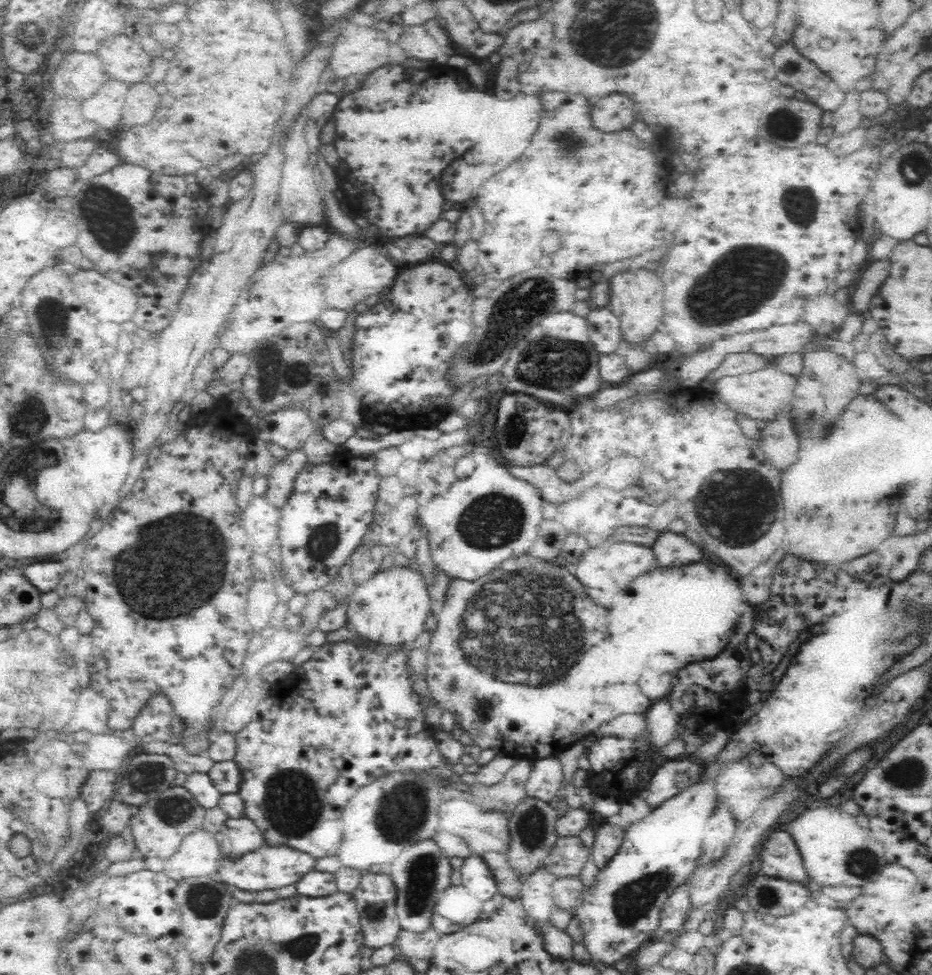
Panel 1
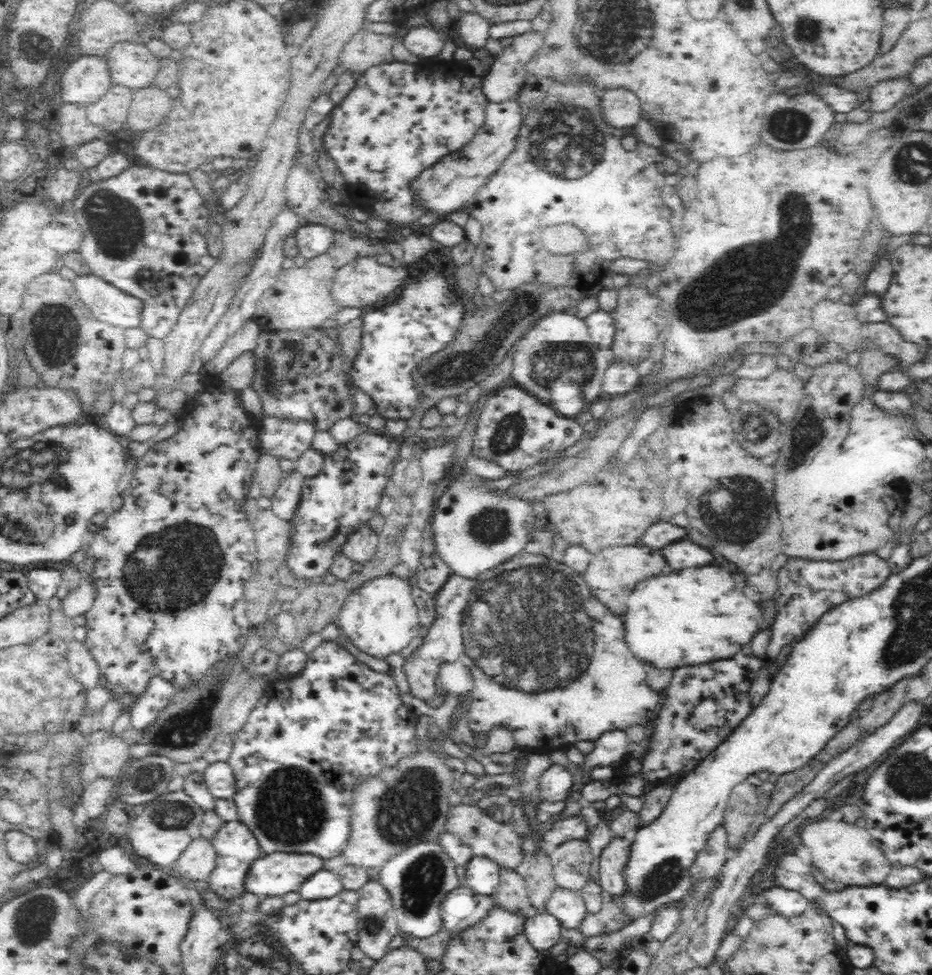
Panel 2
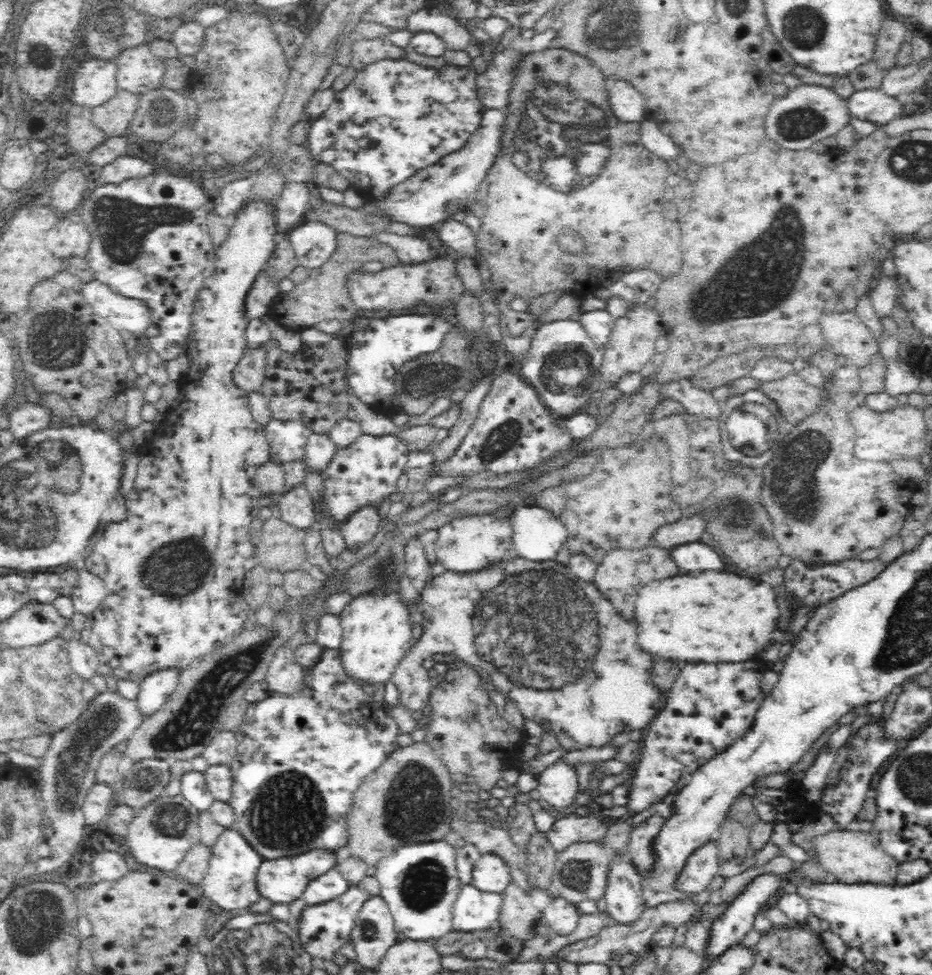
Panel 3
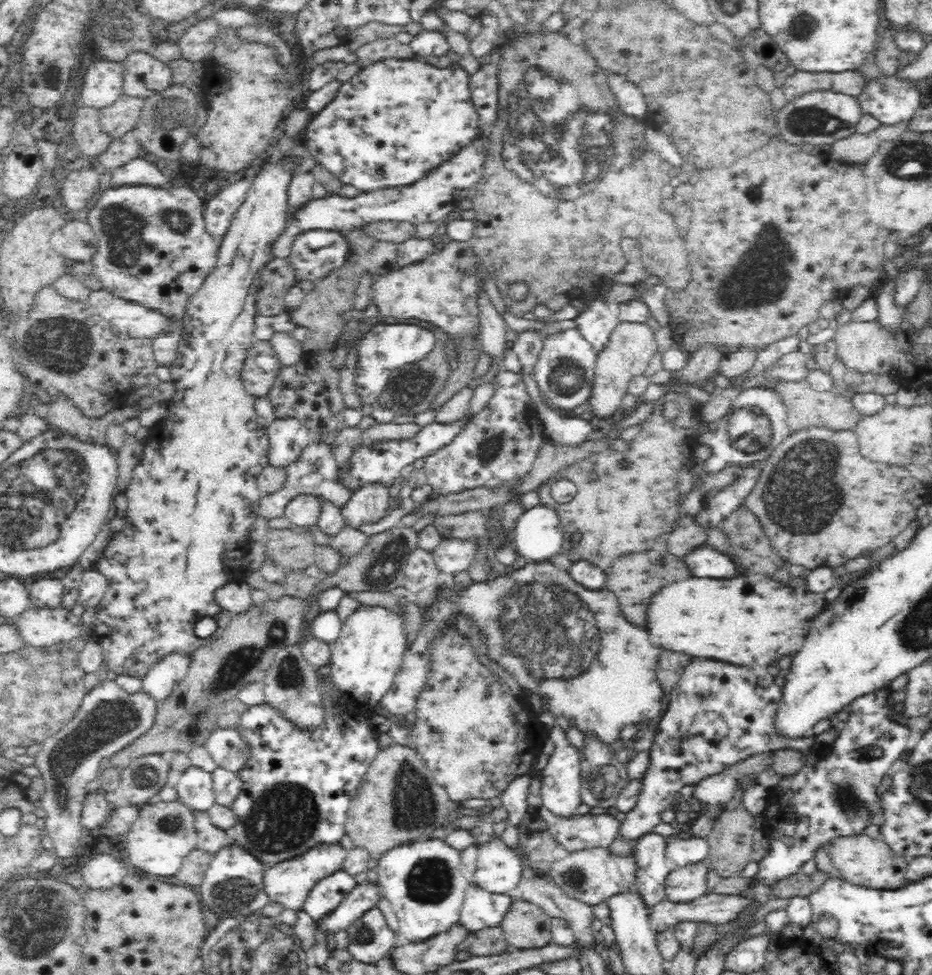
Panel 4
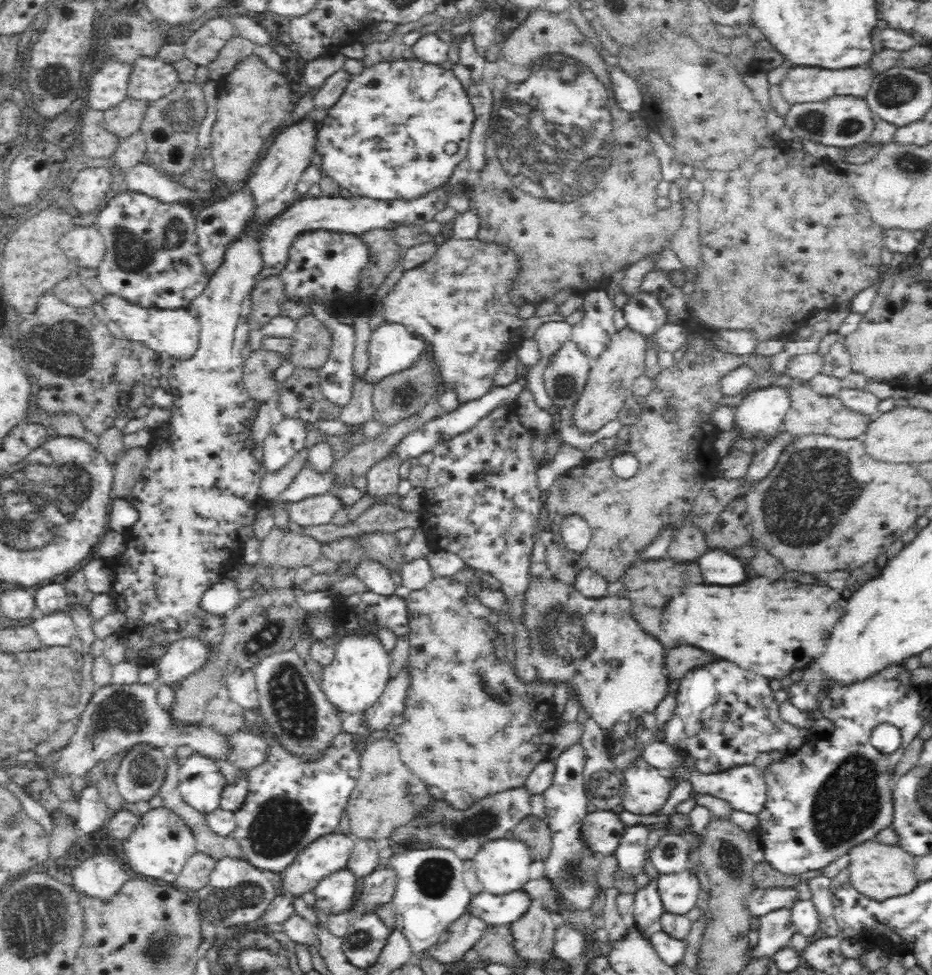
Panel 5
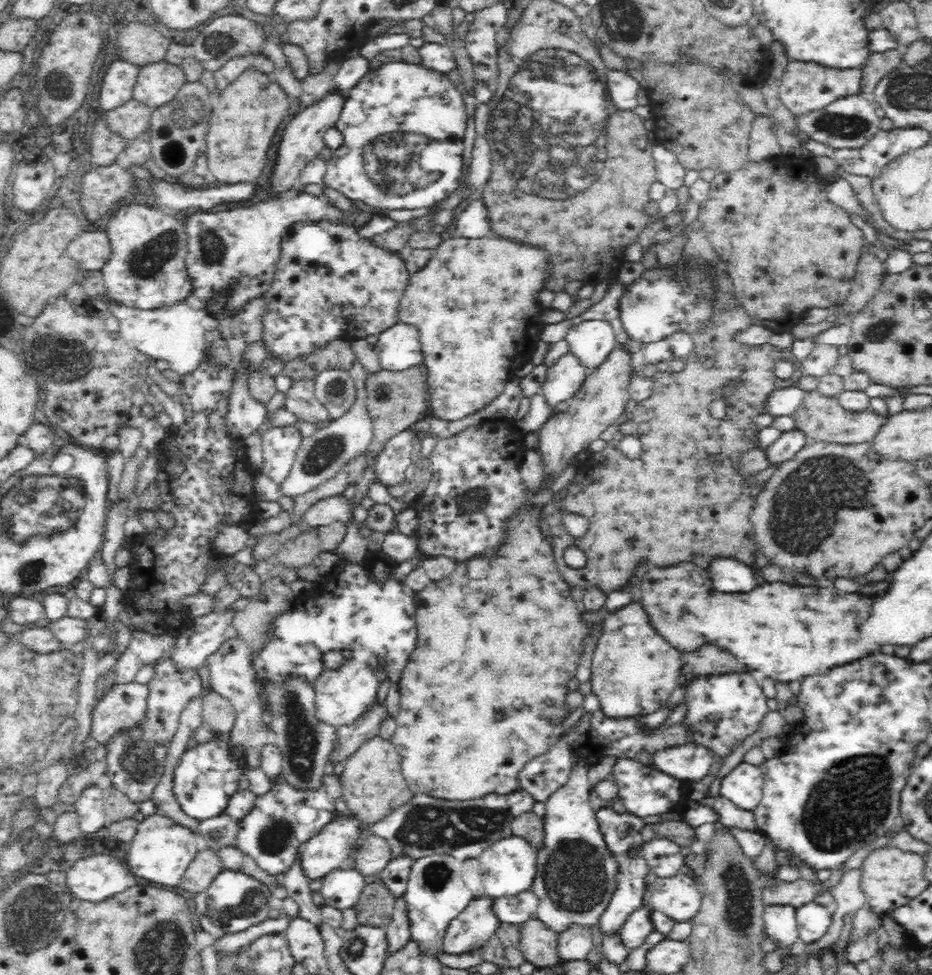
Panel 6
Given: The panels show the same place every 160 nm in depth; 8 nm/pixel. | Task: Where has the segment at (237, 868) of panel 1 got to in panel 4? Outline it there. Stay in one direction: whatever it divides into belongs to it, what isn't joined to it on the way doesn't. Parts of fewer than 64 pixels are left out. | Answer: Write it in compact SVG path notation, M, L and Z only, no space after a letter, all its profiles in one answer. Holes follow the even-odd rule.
M318 844L301 856L282 860L274 865L266 865L263 877L263 886L270 903L282 905L284 909L297 911L303 909L304 902L310 890L324 877L342 871L347 850L339 844Z

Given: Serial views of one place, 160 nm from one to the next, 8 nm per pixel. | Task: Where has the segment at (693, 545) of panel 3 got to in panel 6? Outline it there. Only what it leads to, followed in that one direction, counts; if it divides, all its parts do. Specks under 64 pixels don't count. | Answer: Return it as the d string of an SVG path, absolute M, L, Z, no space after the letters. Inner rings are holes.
M717 556L709 558L708 578L720 592L748 592L756 586L754 573L746 562L735 557Z

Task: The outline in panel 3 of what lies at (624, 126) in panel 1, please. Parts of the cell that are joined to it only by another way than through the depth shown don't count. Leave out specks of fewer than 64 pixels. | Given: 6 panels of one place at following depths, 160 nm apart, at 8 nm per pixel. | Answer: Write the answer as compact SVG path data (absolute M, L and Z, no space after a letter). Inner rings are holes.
M616 82L610 84L608 96L611 111L622 122L640 122L644 118L644 100L628 82Z

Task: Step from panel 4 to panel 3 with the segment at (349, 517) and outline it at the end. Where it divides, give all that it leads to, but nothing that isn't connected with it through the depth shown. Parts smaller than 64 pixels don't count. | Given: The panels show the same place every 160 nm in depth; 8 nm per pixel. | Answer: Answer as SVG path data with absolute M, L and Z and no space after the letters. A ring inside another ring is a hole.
M366 506L354 512L353 516L340 528L344 544L348 550L358 550L366 546L379 532L381 522L377 508Z

